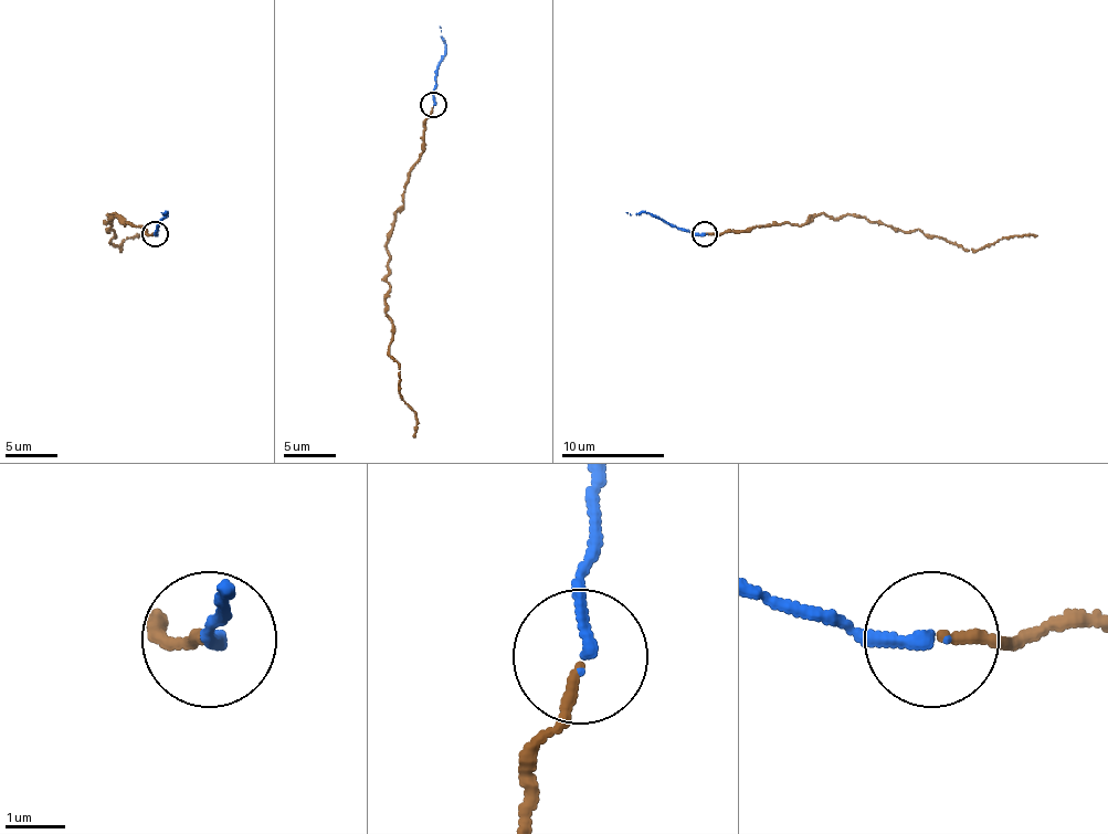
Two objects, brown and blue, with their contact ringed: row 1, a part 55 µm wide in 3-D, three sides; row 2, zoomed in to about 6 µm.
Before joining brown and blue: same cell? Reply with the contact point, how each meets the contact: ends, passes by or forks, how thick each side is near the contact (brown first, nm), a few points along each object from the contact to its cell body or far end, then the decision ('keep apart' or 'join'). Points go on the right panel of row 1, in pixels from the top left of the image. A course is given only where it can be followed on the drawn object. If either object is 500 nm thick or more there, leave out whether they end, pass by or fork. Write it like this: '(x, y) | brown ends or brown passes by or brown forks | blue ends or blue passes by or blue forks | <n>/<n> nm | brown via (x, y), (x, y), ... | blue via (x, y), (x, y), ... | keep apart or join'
(705, 234) | brown ends | blue ends | 170/200 nm | brown via (705, 233), (809, 223), (816, 215), (865, 215), (900, 231), (955, 241), (966, 249), (1012, 236), (1037, 236) | blue via (705, 233), (669, 225), (649, 213), (625, 213) | join

